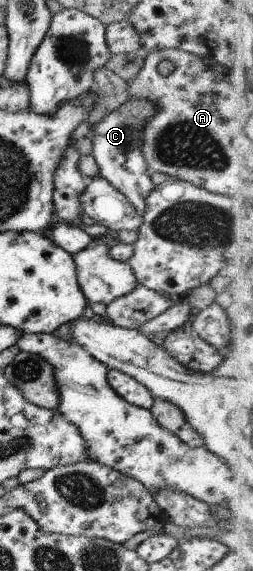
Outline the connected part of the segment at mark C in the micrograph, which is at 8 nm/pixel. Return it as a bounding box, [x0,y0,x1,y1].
[91,99,155,214]

